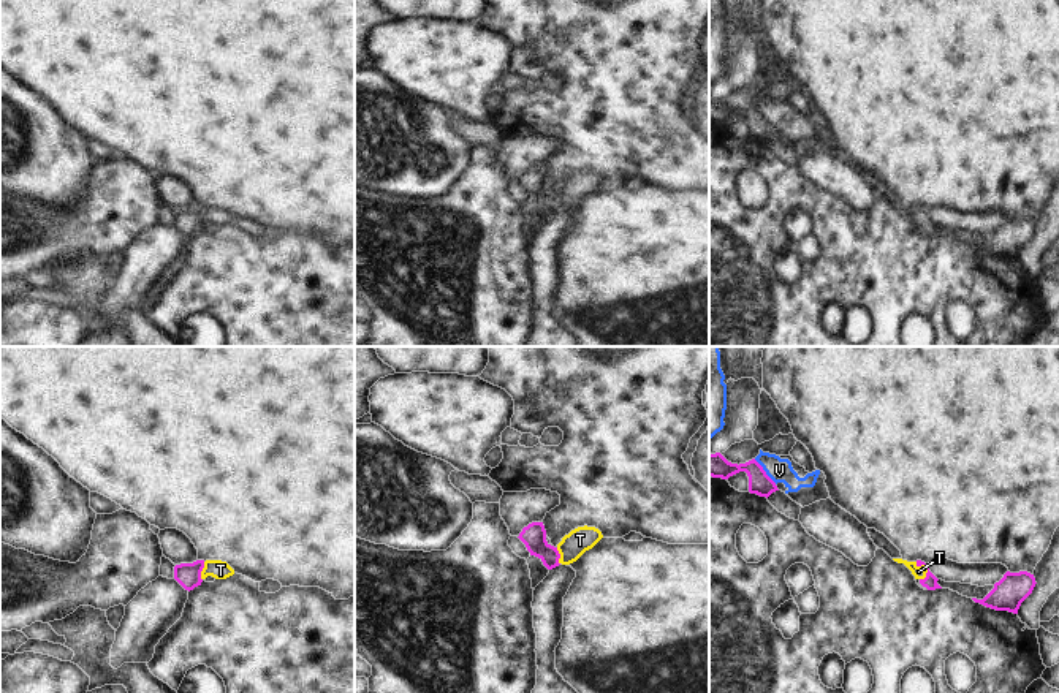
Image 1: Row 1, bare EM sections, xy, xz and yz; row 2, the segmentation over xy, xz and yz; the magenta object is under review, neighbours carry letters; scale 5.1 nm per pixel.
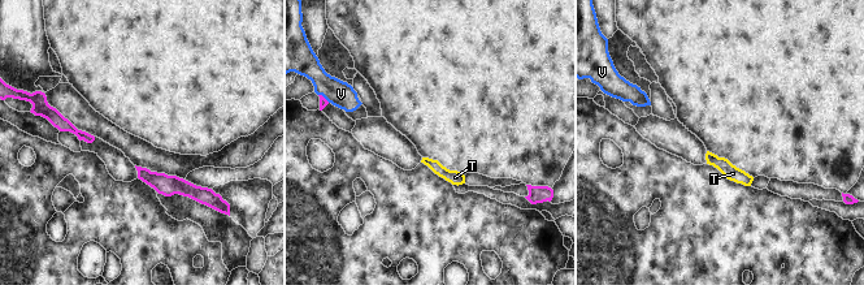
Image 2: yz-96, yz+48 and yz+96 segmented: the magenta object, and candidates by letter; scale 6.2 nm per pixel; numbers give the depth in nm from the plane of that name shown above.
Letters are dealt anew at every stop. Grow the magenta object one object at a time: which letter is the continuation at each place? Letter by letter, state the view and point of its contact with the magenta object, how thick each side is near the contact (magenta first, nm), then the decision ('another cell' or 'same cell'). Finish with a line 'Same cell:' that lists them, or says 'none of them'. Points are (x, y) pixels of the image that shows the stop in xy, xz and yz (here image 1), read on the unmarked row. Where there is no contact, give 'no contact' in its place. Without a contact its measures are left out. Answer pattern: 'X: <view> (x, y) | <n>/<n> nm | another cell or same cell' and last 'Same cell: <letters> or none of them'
T: yz (926, 212) | 70/60 nm | same cell
V: yz (765, 117) | 110/120 nm | another cell
Same cell: T

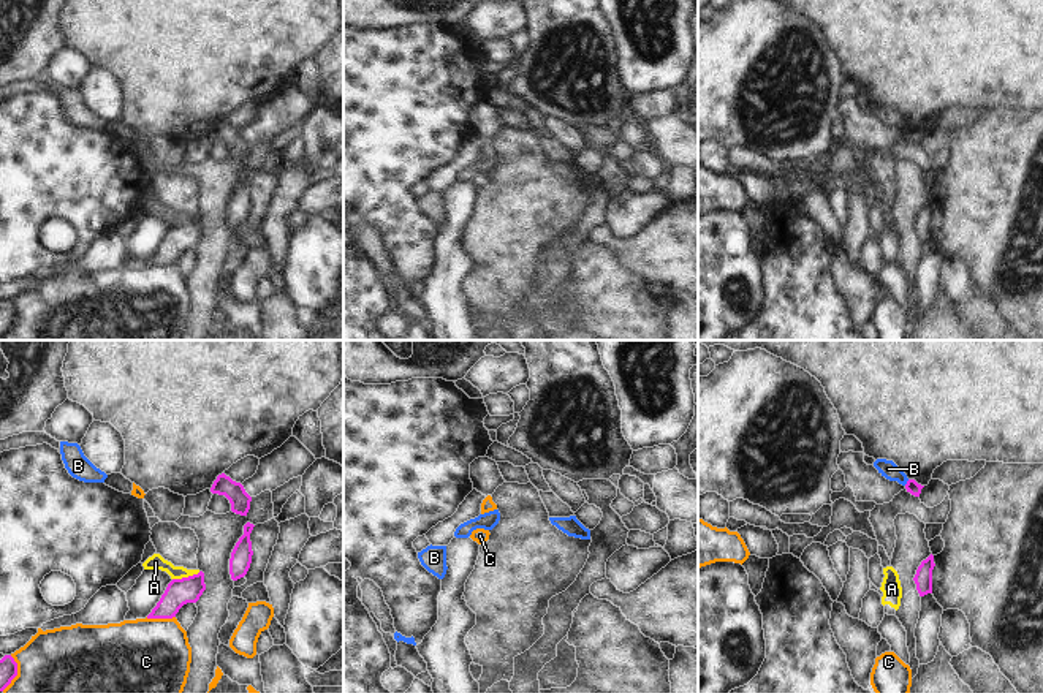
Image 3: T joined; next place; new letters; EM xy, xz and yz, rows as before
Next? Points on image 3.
A: xy (185, 223) | 140/80 nm | another cell
B: yz (907, 128) | 70/90 nm | another cell
C: xy (160, 263) | 140/460 nm | another cell
Same cell: none of them

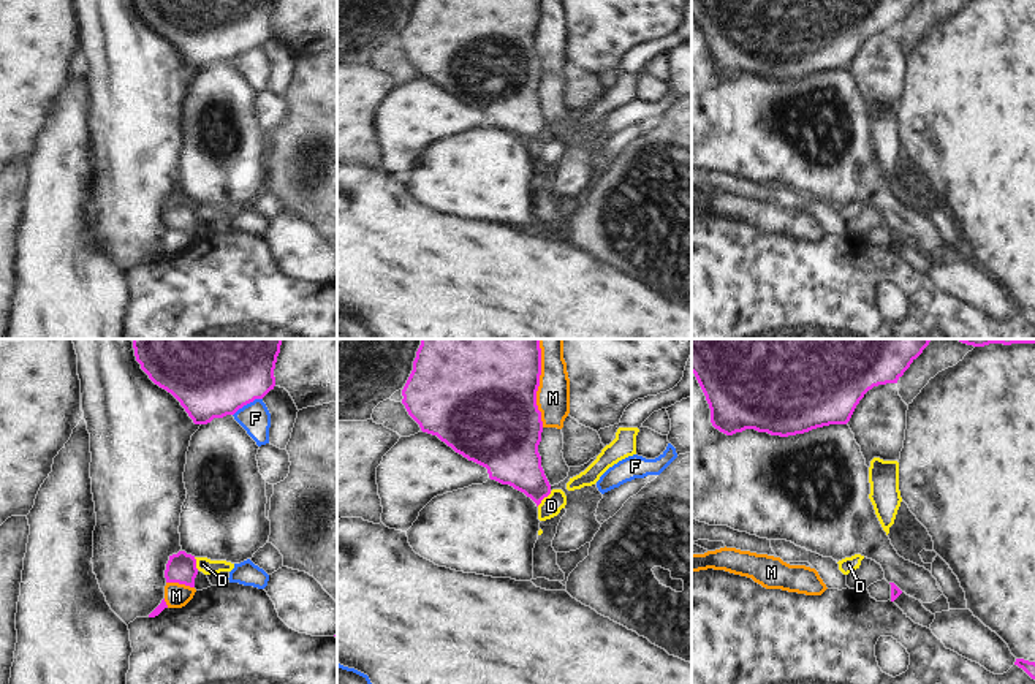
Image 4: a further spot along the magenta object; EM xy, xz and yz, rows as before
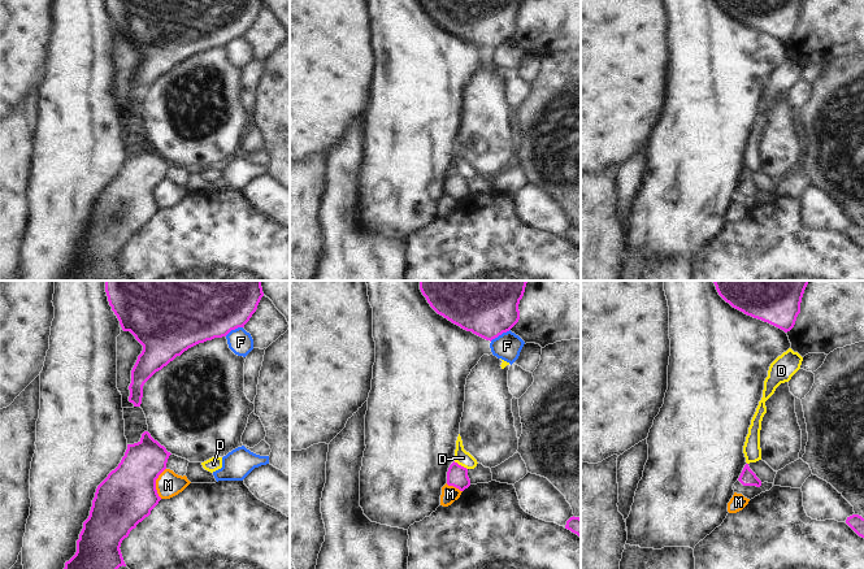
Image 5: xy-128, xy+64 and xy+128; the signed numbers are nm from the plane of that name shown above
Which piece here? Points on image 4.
D: xz (543, 143) | 260/110 nm | another cell
F: xy (247, 48) | 320/160 nm | another cell
M: xz (537, 35) | 480/180 nm | another cell
Same cell: none of them

